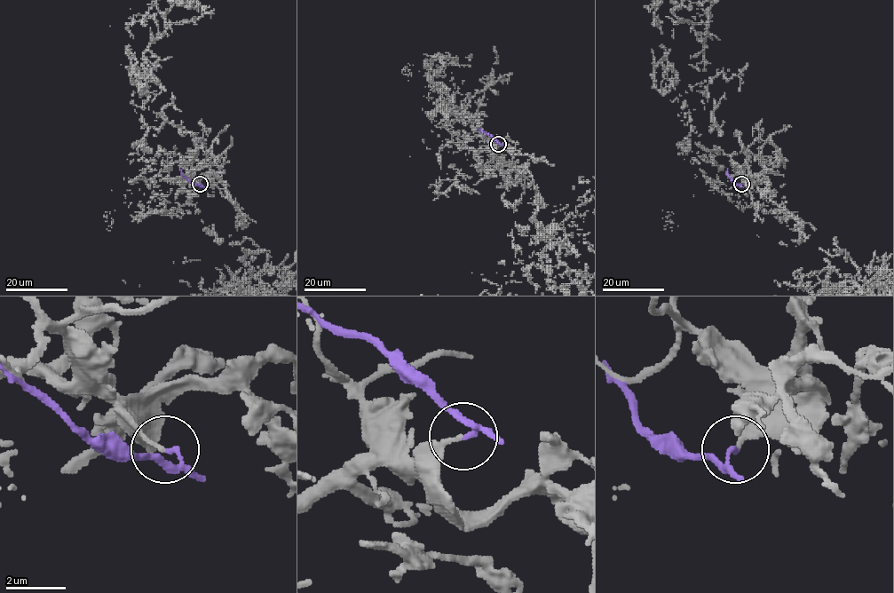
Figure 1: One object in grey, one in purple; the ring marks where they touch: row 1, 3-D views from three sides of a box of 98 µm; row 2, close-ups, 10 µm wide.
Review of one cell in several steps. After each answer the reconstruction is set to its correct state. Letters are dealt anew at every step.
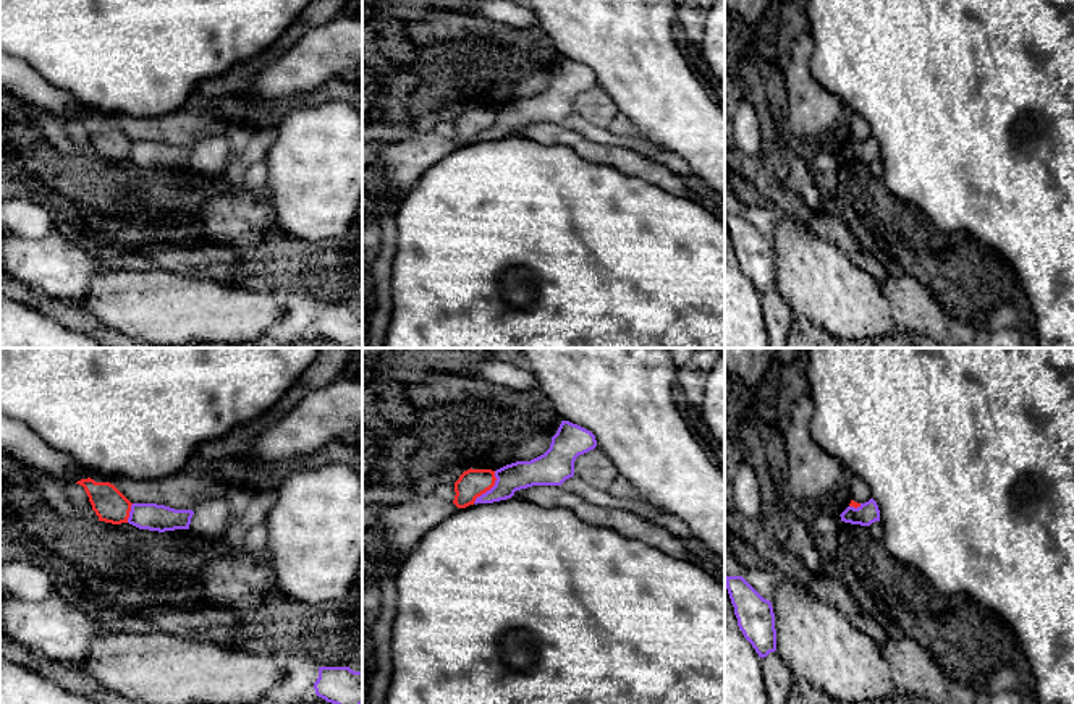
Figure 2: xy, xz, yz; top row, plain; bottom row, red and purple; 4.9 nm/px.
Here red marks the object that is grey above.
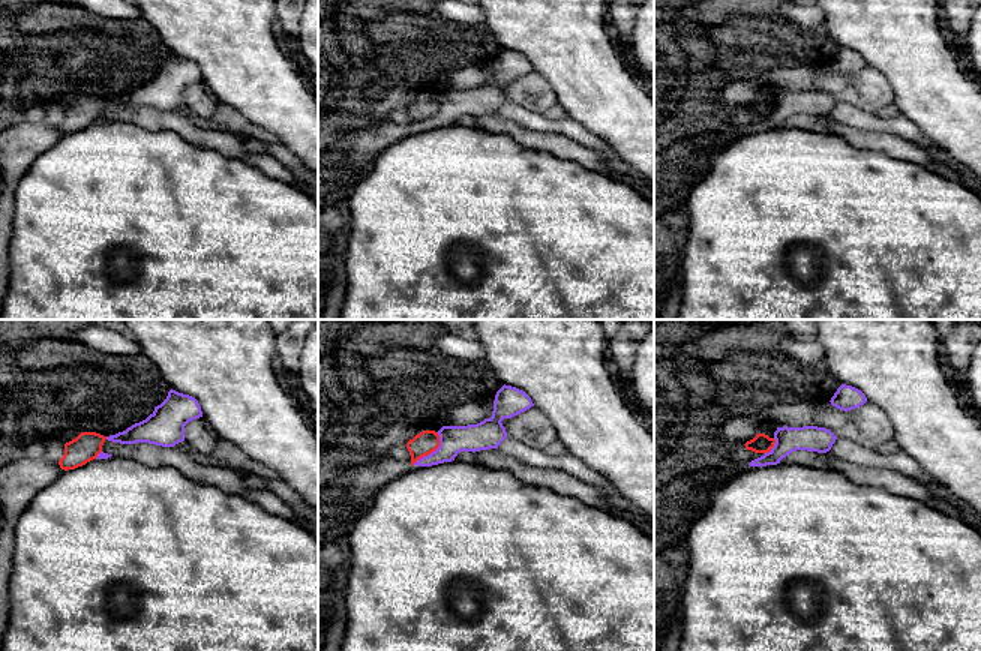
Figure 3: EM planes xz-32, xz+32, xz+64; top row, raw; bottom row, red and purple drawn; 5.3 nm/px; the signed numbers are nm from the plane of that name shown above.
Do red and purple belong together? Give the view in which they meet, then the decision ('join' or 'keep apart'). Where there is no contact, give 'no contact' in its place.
xz | keep apart

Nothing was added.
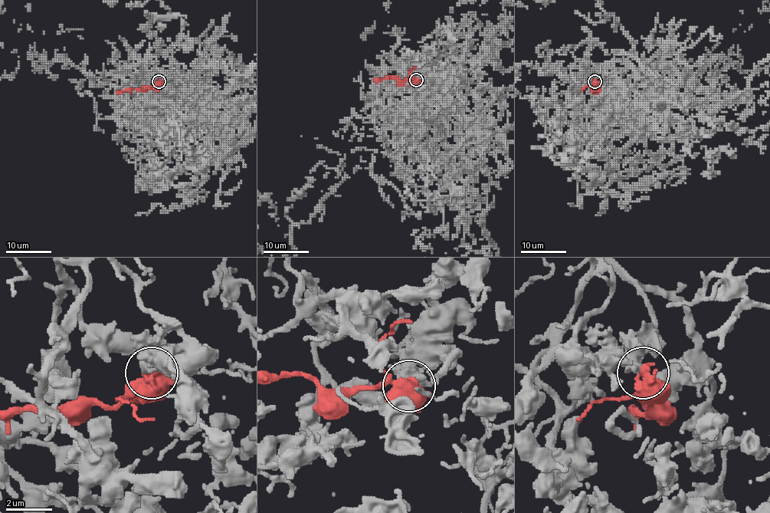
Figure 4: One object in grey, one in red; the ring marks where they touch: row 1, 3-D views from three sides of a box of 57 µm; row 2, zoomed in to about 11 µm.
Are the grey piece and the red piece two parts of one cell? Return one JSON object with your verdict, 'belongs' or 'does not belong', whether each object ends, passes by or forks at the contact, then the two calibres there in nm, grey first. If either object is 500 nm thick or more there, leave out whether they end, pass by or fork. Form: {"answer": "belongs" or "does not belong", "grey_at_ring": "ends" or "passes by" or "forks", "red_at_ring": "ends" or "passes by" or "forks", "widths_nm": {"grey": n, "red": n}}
{"answer": "does not belong", "widths_nm": {"grey": 650, "red": 700}}

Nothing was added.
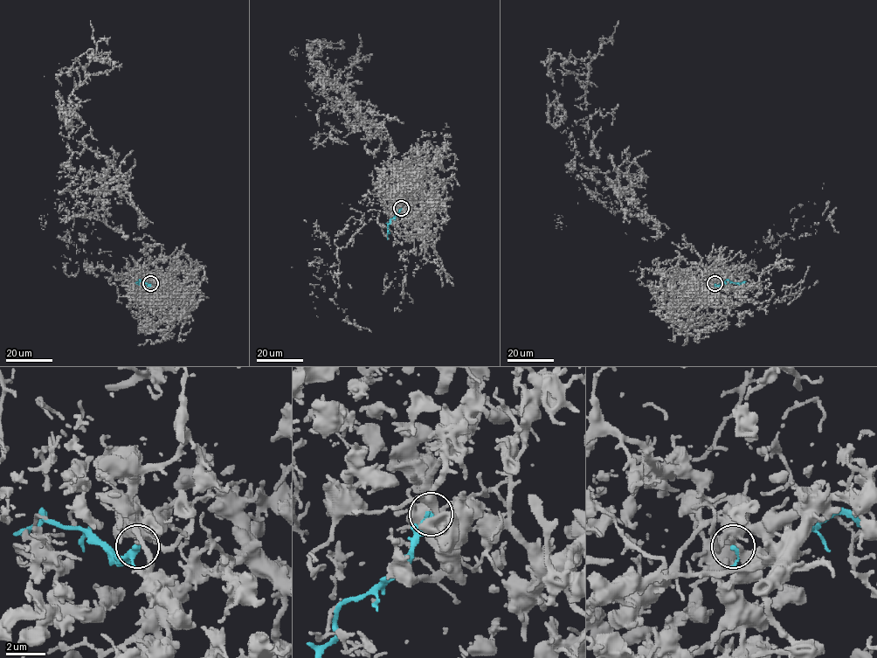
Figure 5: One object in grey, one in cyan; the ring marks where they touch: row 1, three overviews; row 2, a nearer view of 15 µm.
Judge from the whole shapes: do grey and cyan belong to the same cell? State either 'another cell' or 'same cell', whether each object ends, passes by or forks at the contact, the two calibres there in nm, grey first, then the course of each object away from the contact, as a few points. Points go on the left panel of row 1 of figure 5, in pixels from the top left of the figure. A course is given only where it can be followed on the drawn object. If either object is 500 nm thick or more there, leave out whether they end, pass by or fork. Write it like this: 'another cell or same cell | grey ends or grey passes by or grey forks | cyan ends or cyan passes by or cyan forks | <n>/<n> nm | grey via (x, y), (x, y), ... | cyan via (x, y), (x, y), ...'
another cell | grey forks | cyan passes by | 320/240 nm | grey via (151, 283), (169, 280), (161, 307), (139, 281), (130, 195), (65, 163), (69, 95), (108, 62) | cyan via (151, 283), (136, 281)

